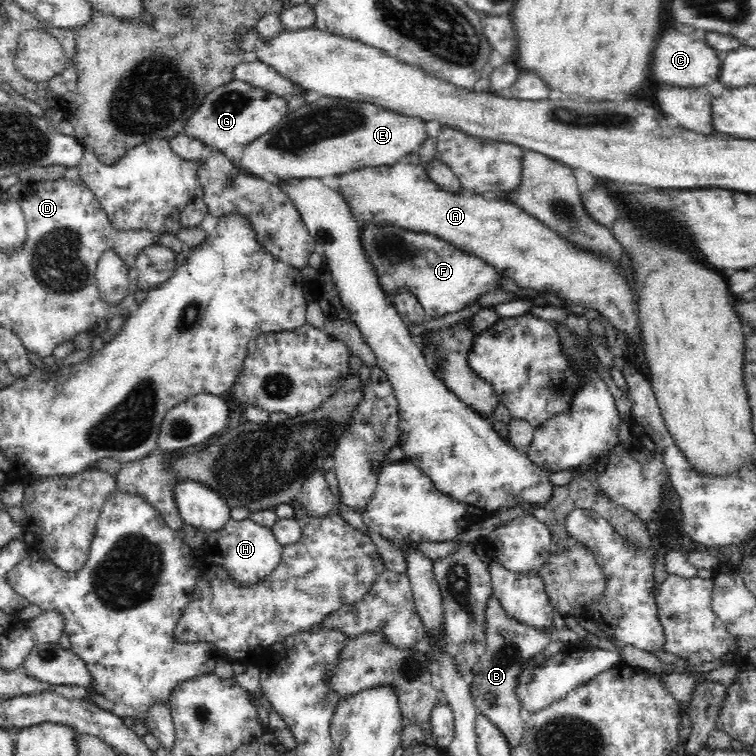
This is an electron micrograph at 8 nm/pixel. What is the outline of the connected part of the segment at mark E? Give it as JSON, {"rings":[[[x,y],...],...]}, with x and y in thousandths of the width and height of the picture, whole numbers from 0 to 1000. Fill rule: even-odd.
{"rings":[[[427,127],[411,136],[398,139],[389,148],[378,149],[360,172],[328,190],[320,208],[315,209],[317,212],[315,218],[325,229],[333,229],[365,243],[366,235],[421,234],[423,237],[427,233],[444,233],[447,229],[474,224],[481,218],[525,217],[538,205],[554,202],[556,193],[565,185],[563,163],[560,155],[525,149],[520,144],[505,143],[505,139],[495,138],[493,134]]]}

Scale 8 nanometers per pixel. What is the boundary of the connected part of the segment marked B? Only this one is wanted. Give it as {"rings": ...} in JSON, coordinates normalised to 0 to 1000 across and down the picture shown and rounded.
{"rings":[[[653,787],[647,791],[642,812],[643,854],[639,865],[634,868],[630,884],[623,889],[623,915],[632,942],[643,946],[660,963],[680,992],[690,979],[694,956],[693,937],[683,917],[689,889],[720,861],[737,832],[733,829],[725,839],[722,835],[712,835],[706,829],[685,824],[685,820],[675,819]]]}

